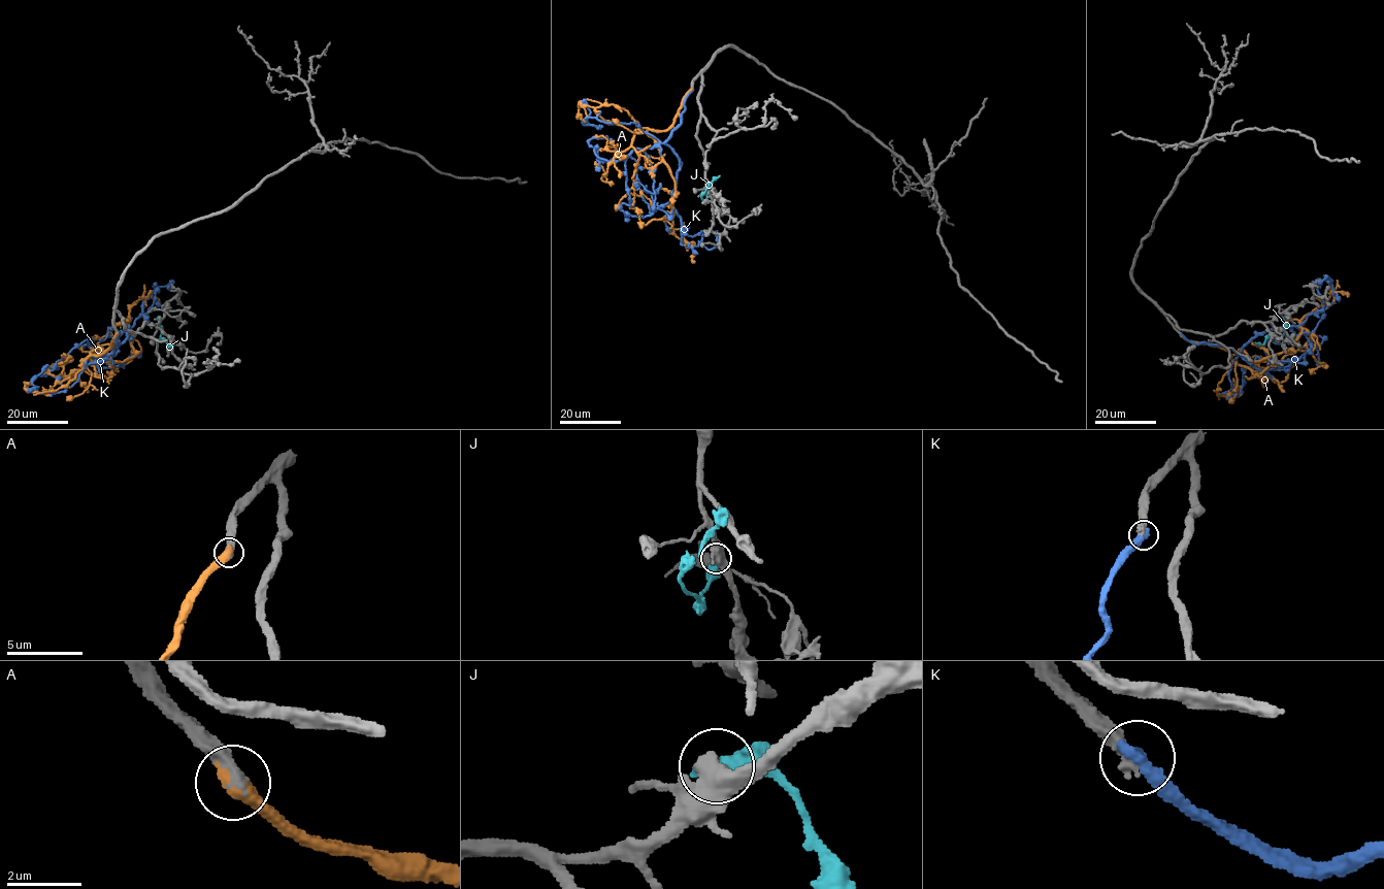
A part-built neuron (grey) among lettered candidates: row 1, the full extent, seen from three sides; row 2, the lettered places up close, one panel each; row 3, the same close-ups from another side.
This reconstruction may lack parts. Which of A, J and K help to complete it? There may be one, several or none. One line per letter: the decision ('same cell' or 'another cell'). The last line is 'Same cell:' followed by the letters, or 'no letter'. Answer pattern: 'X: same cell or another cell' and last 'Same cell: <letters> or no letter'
A: same cell
J: another cell
K: another cell
Same cell: A

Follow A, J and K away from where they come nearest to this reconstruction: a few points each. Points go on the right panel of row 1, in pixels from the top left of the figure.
A: (1181, 335), (1232, 356), (1243, 349), (1260, 361), (1293, 346), (1300, 321), (1332, 292), (1347, 296)
J: (1277, 315), (1285, 322), (1281, 336), (1270, 335), (1262, 344), (1255, 342)
K: (1182, 335), (1196, 343), (1220, 343), (1239, 354), (1258, 335), (1298, 326), (1332, 302), (1331, 281), (1312, 282)

